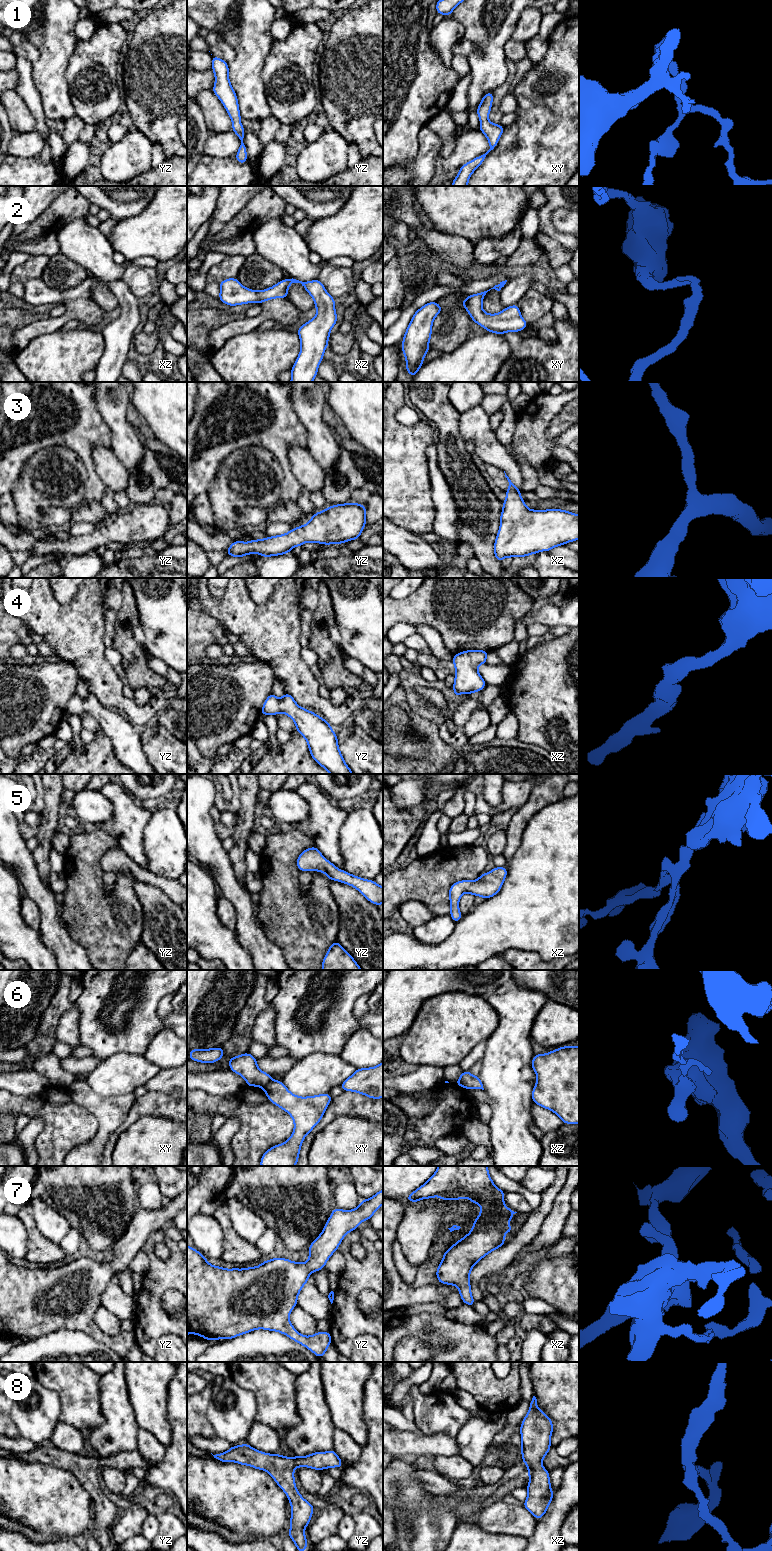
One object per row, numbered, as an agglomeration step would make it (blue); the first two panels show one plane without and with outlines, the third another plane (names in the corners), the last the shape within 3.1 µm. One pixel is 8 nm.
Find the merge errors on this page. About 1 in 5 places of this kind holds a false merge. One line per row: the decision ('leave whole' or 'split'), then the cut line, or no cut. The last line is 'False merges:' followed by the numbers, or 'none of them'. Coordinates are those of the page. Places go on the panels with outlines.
1: leave whole | no cut
2: leave whole | no cut
3: leave whole | no cut
4: leave whole | no cut
5: leave whole | no cut
6: split | xy (271, 1080), (262, 1087)
7: leave whole | no cut
8: leave whole | no cut
False merges: 6

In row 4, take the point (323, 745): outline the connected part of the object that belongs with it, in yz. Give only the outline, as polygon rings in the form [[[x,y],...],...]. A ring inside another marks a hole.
[[[271,693],[266,698],[260,715],[278,713],[284,713],[293,719],[296,730],[307,741],[311,757],[321,767],[330,774],[353,774],[339,750],[337,734],[324,718],[301,708],[288,693],[284,693],[280,699]]]

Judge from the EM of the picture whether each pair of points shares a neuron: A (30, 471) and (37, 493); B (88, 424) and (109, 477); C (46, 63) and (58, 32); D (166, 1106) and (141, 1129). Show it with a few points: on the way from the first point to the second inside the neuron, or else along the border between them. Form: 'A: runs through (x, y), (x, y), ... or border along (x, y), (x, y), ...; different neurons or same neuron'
A: runs through (35, 476), (37, 478), (37, 488); same neuron
B: border along (110, 446), (96, 446), (93, 449), (95, 470); different neurons
C: runs through (54, 55), (55, 40); same neuron
D: border along (176, 1121), (161, 1116), (142, 1116), (131, 1123); different neurons

